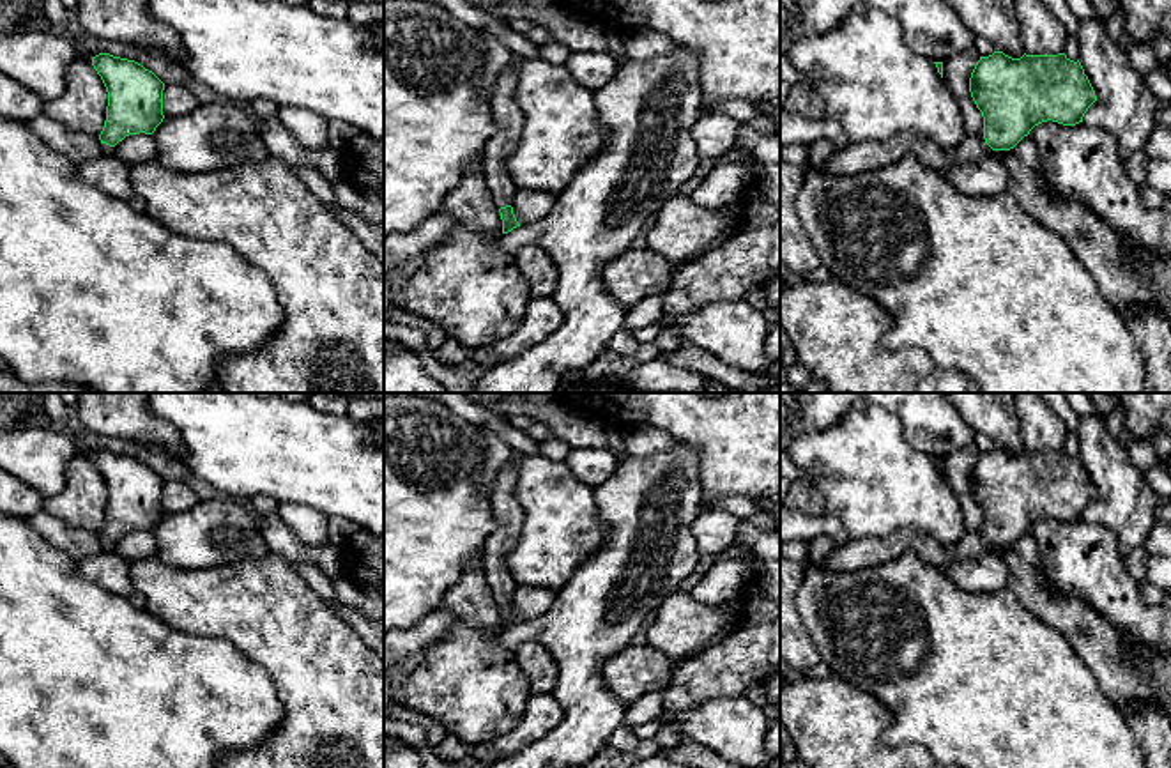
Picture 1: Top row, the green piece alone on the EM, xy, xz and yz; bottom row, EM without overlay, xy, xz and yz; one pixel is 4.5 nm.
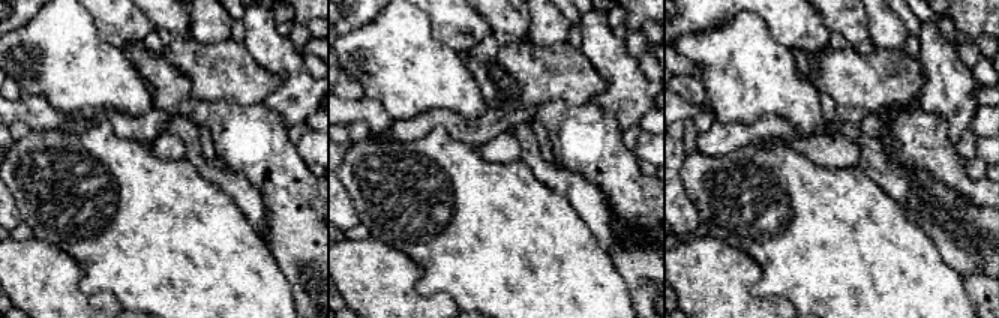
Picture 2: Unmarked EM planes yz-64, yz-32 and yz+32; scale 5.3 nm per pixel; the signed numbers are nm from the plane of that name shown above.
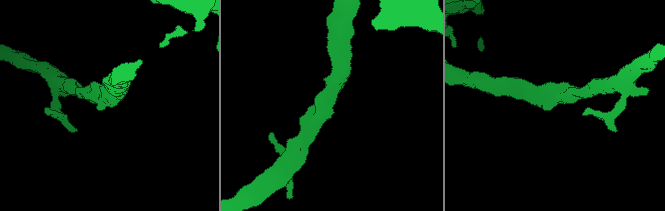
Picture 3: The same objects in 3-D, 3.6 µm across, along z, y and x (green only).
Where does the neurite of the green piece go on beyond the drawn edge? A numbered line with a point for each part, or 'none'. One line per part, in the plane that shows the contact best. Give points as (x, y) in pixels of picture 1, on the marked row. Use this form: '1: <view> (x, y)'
1: yz (857, 158)

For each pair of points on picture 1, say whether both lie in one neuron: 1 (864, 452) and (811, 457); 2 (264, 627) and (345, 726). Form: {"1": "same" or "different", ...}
{"1": "same", "2": "same"}

